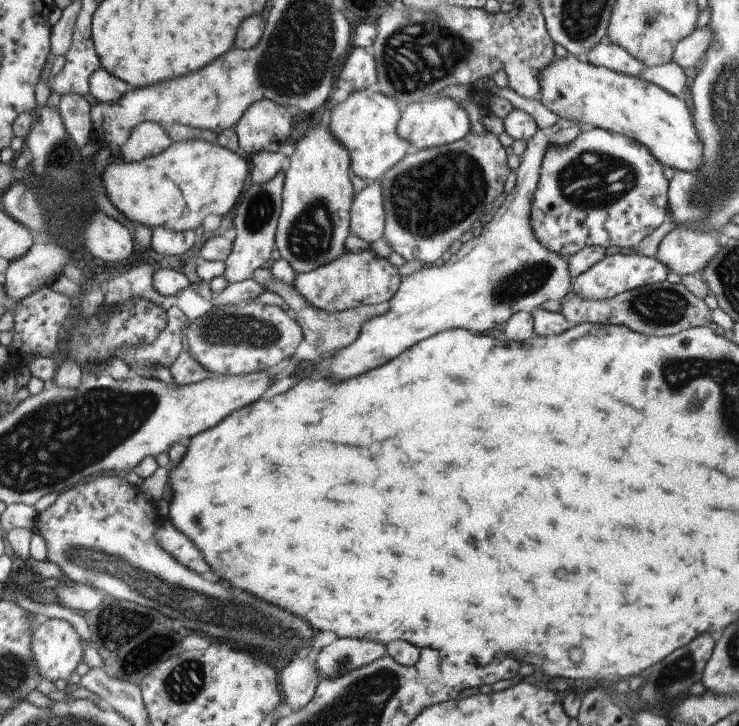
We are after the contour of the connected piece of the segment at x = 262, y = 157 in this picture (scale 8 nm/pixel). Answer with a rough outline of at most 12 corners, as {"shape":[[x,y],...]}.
{"shape":[[260,150],[246,157],[249,182],[266,183],[287,154]]}

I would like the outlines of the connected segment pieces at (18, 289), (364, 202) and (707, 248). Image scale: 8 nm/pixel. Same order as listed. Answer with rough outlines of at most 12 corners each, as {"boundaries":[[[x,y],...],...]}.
{"boundaries":[[[53,242],[9,262],[2,287],[15,302],[54,283],[76,257]],[[378,180],[365,185],[349,211],[349,228],[371,243],[385,213]],[[675,226],[655,257],[680,276],[701,278],[720,250],[717,235]]]}

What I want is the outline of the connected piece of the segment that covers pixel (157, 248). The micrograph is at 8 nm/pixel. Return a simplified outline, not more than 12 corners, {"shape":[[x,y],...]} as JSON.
{"shape":[[152,227],[157,254],[183,254],[196,242],[192,230]]}

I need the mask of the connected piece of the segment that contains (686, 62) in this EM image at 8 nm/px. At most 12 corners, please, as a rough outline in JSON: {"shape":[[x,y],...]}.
{"shape":[[709,25],[696,28],[675,45],[671,62],[697,66],[711,44]]}

